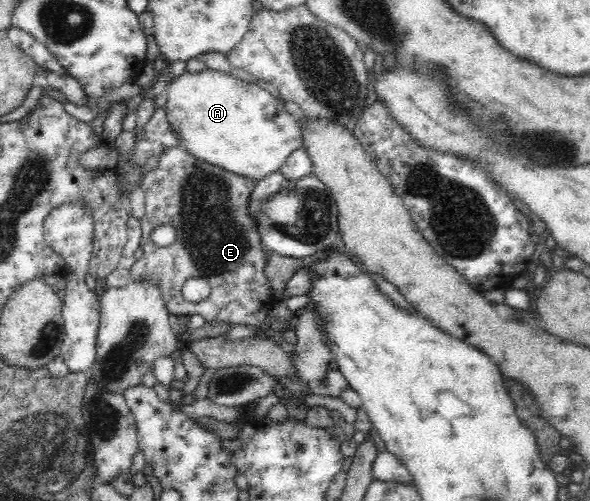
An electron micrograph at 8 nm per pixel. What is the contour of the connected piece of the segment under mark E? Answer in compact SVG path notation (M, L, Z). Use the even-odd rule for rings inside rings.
M181 144L167 149L158 156L159 162L156 168L147 172L141 181L146 198L145 213L140 220L143 256L130 268L131 279L155 281L170 315L180 317L180 315L198 314L208 323L223 321L232 327L250 325L255 327L257 334L262 332L268 311L277 302L265 274L267 250L262 247L255 221L247 210L256 181L200 161L191 156ZM162 224L170 224L176 228L176 241L170 247L156 247L151 240L151 231ZM192 277L205 279L211 285L211 292L204 301L190 305L185 300L181 287Z

